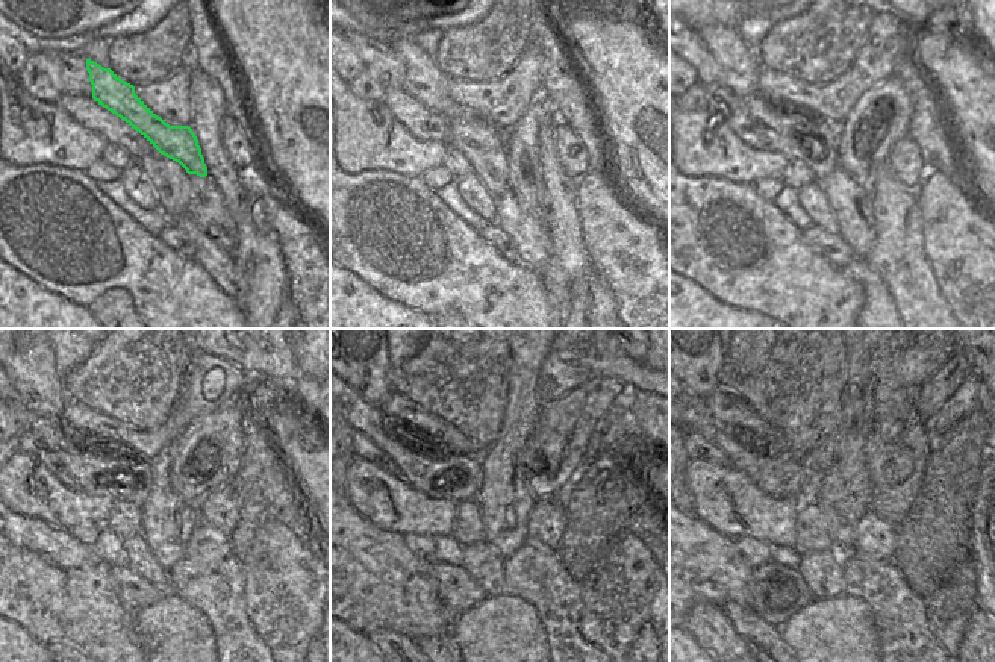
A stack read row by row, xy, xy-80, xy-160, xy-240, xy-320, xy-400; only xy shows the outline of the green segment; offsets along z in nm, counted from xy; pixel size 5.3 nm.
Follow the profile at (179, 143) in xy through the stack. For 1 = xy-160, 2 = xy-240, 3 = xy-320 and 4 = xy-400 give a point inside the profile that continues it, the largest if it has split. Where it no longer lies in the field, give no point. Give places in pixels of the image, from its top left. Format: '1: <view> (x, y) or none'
1: xy-160 (739, 67)
2: xy-240 (28, 361)
3: xy-320 (361, 361)
4: xy-400 (700, 359)

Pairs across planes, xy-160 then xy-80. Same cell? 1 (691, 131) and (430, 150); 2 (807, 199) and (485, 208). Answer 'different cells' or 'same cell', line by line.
1: same cell
2: same cell

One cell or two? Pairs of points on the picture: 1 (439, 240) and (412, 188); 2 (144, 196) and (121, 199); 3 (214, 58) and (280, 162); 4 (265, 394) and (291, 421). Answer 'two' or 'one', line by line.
1: one
2: two
3: two
4: one

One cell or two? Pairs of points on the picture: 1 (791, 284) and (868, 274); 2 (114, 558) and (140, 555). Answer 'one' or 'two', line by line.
1: two
2: two

